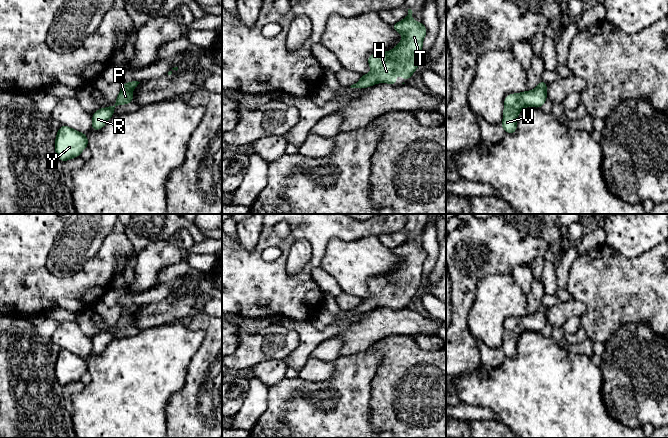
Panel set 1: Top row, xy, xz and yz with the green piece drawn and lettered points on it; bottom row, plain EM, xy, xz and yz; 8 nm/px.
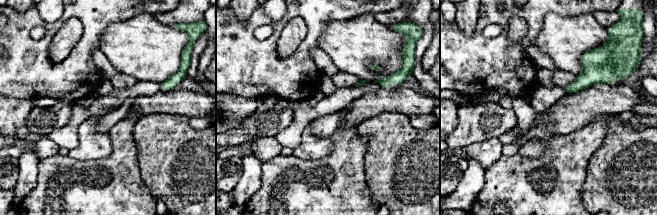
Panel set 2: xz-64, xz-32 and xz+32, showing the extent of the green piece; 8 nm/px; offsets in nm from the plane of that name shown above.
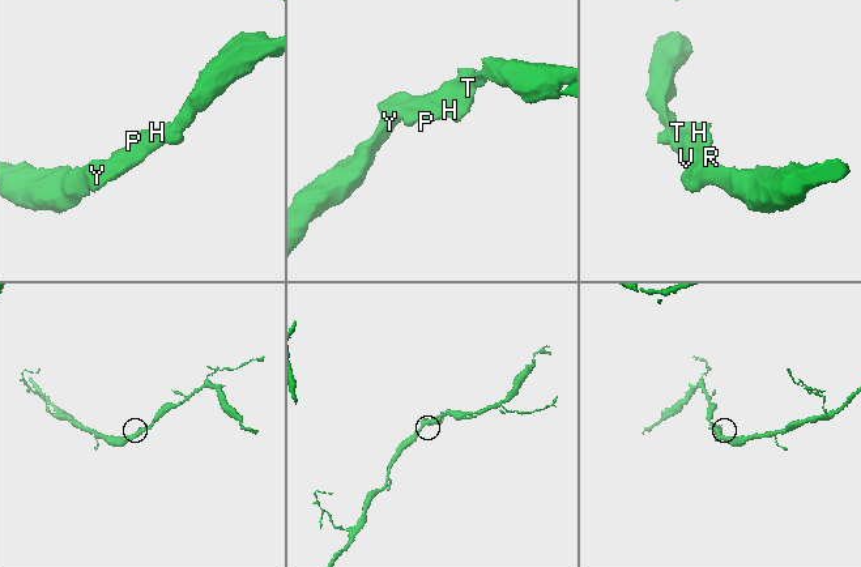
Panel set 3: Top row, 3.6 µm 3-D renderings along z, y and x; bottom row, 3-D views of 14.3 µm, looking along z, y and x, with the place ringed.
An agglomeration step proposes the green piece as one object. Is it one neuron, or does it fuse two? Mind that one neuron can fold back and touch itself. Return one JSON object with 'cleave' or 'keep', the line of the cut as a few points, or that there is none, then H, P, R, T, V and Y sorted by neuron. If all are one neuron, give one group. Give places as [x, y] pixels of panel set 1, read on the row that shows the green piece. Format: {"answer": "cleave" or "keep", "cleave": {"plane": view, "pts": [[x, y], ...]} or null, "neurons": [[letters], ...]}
{"answer": "keep", "cleave": null, "neurons": [["H", "P", "R", "T", "V", "Y"]]}

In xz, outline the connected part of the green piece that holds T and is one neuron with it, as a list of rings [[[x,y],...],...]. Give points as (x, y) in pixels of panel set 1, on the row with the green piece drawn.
[[[412,10],[408,16],[392,25],[392,28],[403,35],[403,39],[392,51],[378,52],[368,56],[370,74],[361,74],[361,79],[351,88],[362,89],[377,83],[389,83],[396,86],[396,75],[399,73],[406,81],[423,62],[422,46],[427,29],[422,22],[412,19]]]

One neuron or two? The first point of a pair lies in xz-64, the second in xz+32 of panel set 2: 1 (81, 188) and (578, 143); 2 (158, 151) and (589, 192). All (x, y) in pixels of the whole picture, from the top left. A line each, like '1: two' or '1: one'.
1: one
2: one

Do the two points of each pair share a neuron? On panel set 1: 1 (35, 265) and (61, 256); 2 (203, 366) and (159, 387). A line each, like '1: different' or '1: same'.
1: different
2: different

